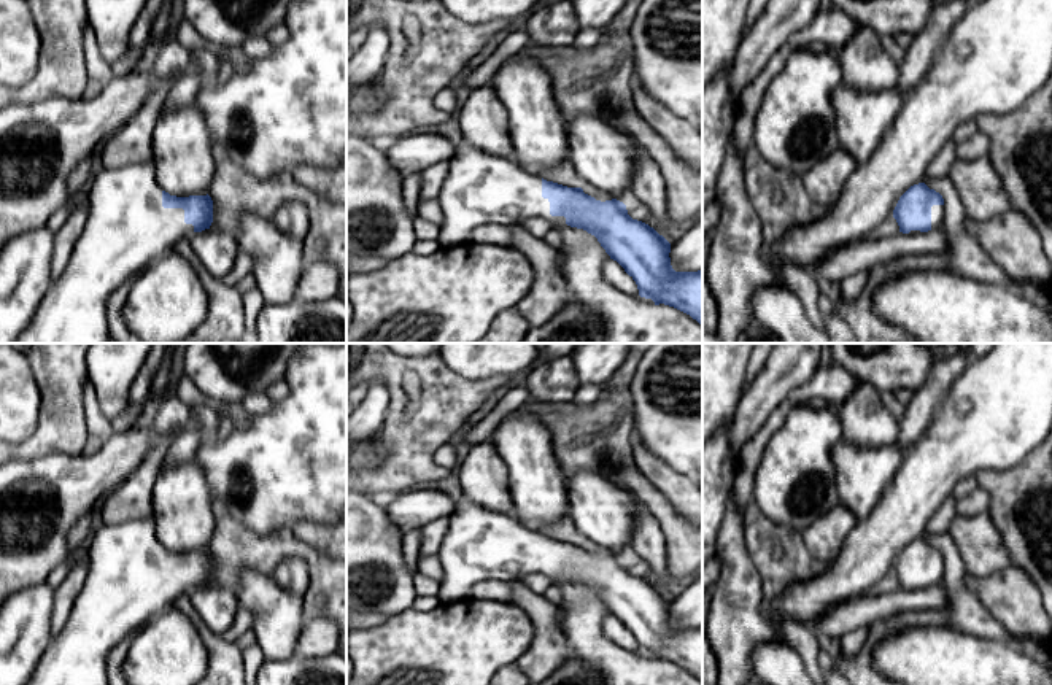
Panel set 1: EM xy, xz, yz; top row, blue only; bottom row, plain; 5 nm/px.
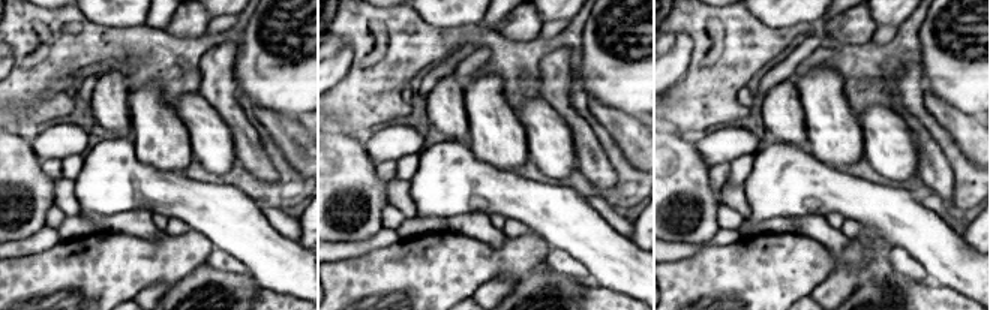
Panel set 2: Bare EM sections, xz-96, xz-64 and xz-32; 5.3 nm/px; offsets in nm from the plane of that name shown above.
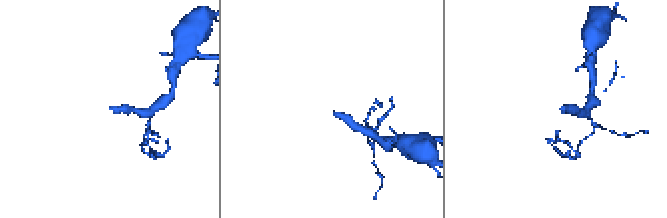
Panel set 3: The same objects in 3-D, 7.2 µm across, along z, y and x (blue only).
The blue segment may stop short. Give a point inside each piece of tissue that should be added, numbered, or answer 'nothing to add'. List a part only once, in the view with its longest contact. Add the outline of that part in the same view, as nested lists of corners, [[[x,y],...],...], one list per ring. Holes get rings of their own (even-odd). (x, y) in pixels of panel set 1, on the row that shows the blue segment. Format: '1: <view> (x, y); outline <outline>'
1: xy (127, 228); outline [[[151,161],[102,168],[86,189],[89,216],[62,275],[46,291],[30,324],[14,343],[106,343],[111,292],[175,243],[194,234],[183,208],[162,207],[162,188]]]

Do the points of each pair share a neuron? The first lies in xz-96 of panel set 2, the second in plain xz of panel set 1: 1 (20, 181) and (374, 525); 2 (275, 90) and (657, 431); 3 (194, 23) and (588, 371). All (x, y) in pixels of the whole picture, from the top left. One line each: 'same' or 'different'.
1: same
2: same
3: different

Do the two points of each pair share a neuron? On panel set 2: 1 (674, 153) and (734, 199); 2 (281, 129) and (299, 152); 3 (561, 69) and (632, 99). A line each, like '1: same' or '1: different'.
1: different
2: same
3: different

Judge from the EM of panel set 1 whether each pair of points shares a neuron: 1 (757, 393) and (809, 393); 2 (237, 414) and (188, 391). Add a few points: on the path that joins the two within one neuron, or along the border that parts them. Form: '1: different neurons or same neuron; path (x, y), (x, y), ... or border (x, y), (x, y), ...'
1: different neurons; border (817, 367), (785, 398)
2: same neuron; path (224, 409), (201, 399)

